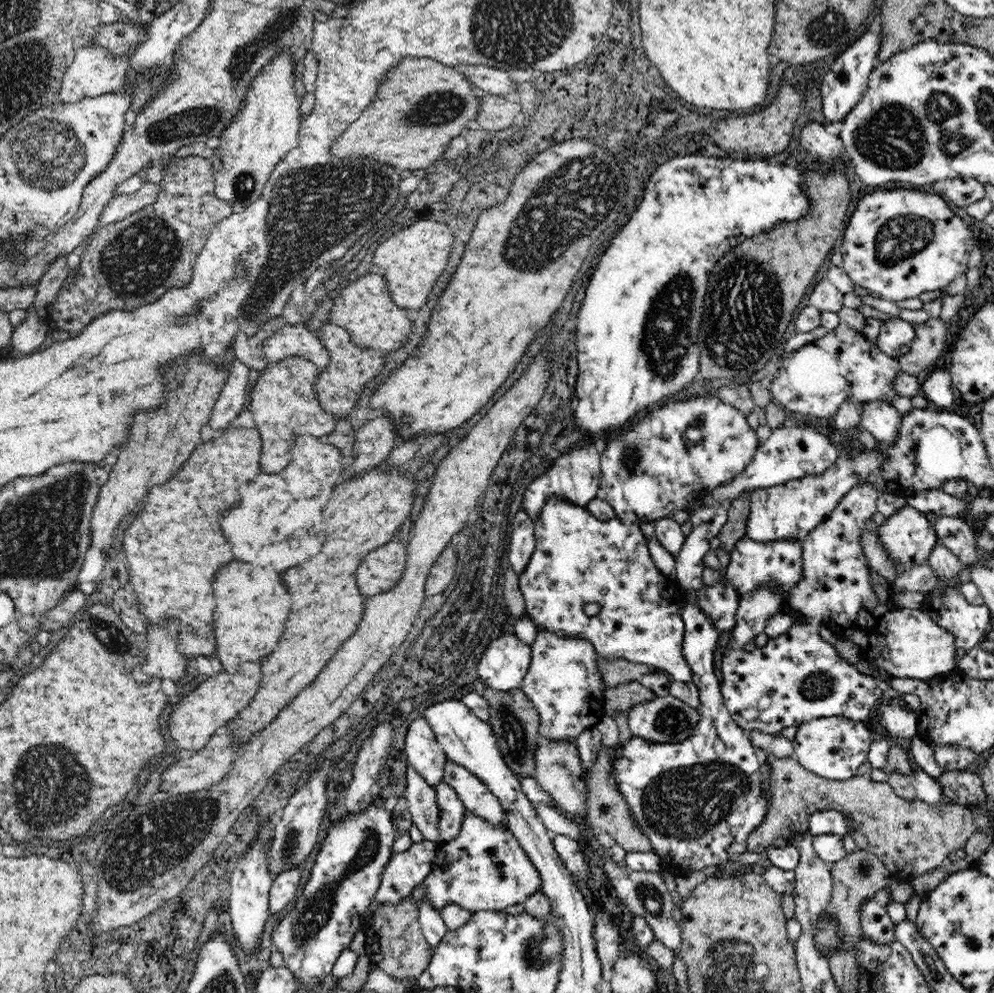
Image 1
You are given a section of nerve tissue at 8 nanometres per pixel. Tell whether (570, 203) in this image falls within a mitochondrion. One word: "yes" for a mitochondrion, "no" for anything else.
yes

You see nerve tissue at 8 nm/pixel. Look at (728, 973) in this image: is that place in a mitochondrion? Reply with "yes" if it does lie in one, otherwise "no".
yes

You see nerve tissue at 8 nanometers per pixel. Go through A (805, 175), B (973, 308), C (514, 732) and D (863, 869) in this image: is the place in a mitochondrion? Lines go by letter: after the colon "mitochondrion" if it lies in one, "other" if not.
A: other
B: other
C: mitochondrion
D: mitochondrion

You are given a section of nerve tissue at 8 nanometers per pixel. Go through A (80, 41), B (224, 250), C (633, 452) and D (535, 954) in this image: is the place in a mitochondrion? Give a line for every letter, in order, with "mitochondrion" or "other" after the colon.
A: other
B: other
C: mitochondrion
D: mitochondrion

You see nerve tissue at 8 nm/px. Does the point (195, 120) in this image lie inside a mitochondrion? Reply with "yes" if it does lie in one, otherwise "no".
yes

